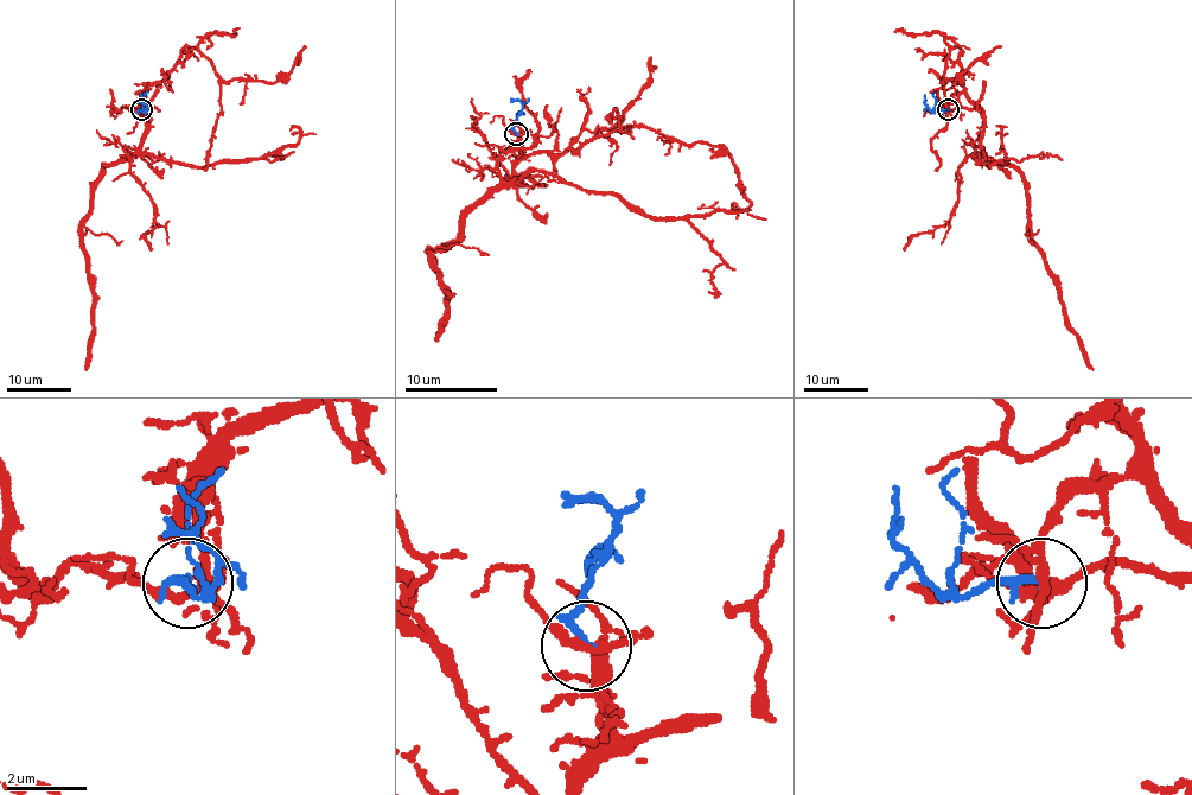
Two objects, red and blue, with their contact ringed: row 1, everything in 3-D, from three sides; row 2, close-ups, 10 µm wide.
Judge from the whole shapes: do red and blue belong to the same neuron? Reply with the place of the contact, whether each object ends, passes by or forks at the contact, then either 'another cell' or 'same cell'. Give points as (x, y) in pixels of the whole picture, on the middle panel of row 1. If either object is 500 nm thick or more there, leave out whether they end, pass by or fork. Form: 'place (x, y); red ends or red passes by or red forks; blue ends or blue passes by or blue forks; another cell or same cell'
place (516, 134); red forks; blue ends; another cell

